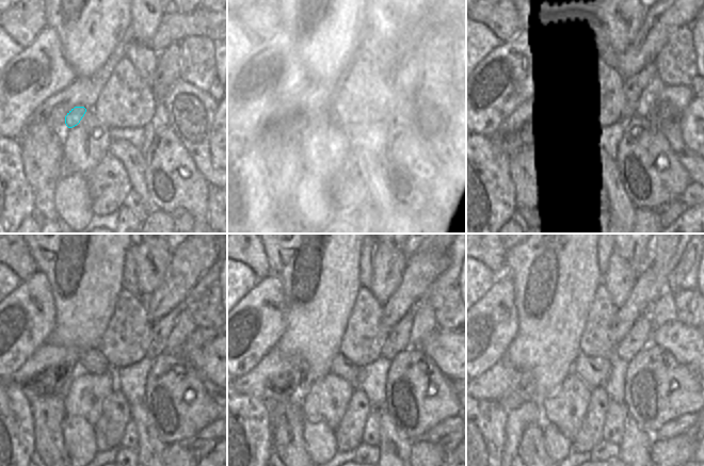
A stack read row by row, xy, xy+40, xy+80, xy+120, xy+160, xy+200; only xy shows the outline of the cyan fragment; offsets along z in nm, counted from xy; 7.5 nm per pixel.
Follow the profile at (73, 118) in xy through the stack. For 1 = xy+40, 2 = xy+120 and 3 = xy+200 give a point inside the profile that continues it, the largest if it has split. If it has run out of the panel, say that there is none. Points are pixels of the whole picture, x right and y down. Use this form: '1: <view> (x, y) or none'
1: xy+40 (322, 116)
2: xy+120 (95, 363)
3: xy+200 (595, 371)

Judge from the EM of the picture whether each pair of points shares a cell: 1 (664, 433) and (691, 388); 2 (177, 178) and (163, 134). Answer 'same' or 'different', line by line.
1: different
2: same

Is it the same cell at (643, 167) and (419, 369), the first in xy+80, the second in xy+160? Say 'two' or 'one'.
one

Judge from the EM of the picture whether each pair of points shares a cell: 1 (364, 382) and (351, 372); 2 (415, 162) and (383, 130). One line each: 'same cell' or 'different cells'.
1: different cells
2: different cells

